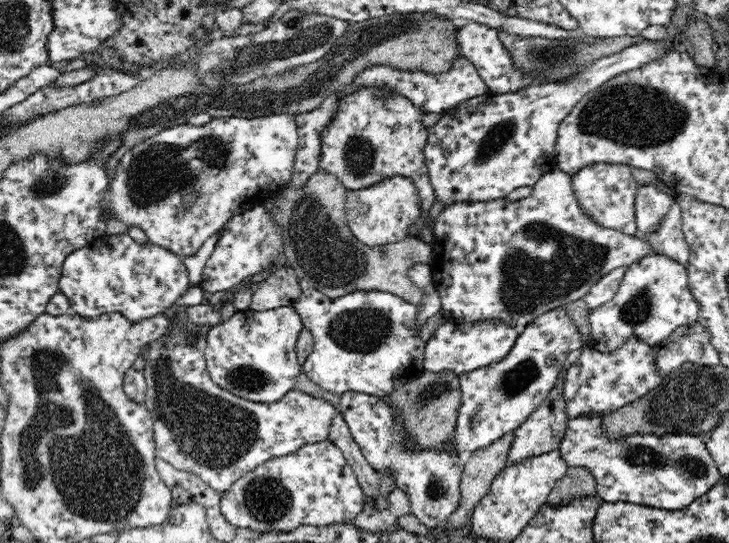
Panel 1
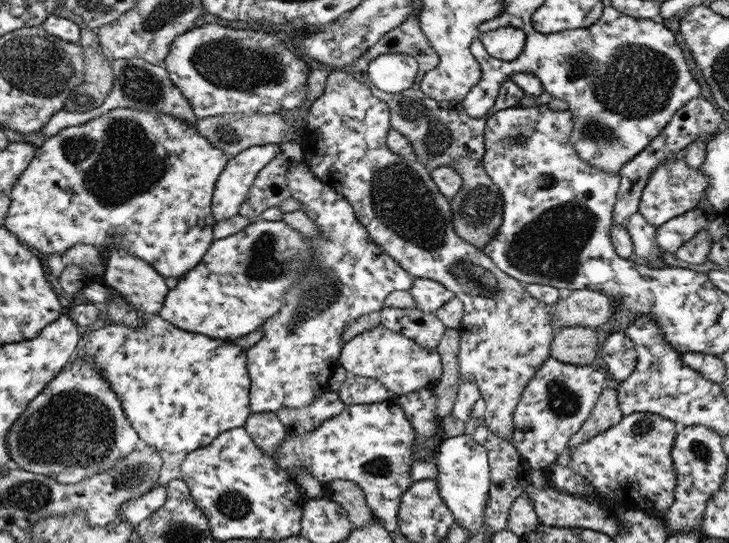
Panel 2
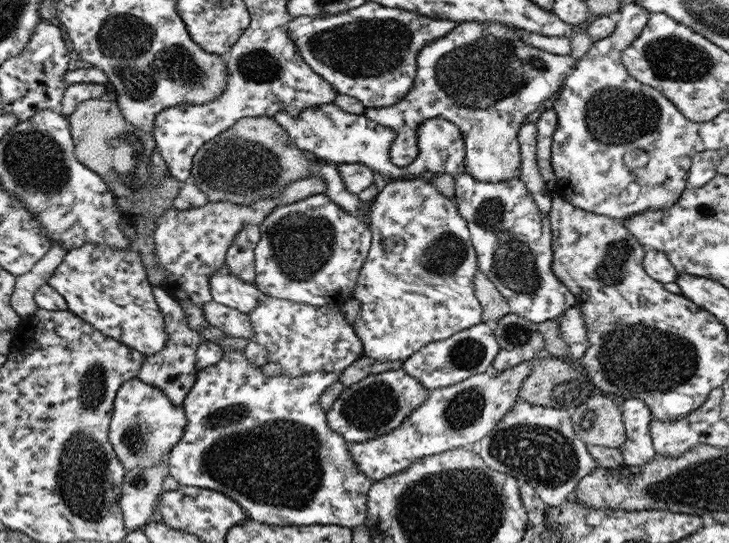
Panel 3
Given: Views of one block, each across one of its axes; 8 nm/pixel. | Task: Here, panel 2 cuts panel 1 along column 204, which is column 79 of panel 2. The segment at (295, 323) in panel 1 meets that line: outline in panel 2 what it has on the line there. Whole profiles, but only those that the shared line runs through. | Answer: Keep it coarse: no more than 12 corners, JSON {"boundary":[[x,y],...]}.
{"boundary":[[94,327],[80,354],[140,441],[192,452],[251,415],[246,349]]}

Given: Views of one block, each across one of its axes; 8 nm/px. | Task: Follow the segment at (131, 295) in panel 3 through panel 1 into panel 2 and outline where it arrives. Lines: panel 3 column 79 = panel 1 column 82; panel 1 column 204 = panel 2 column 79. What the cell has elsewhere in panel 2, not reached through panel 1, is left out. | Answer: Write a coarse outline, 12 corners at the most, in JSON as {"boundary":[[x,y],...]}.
{"boundary":[[80,354],[10,427],[20,471],[78,484],[137,449]]}

